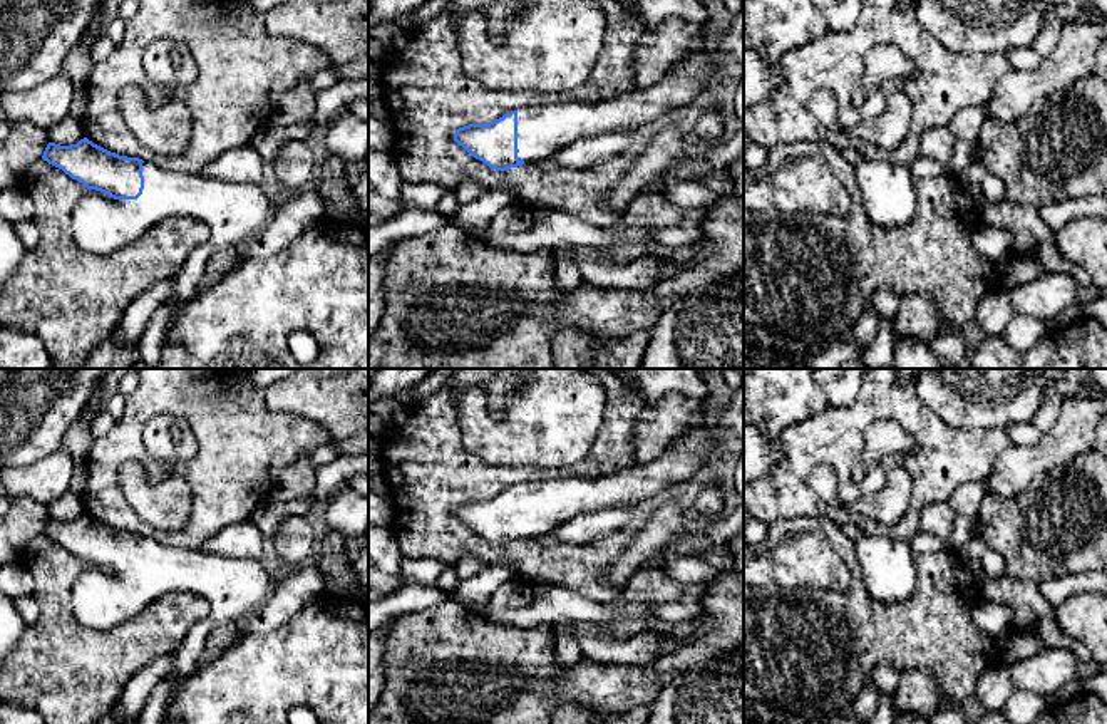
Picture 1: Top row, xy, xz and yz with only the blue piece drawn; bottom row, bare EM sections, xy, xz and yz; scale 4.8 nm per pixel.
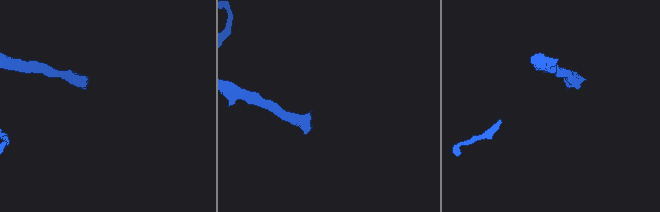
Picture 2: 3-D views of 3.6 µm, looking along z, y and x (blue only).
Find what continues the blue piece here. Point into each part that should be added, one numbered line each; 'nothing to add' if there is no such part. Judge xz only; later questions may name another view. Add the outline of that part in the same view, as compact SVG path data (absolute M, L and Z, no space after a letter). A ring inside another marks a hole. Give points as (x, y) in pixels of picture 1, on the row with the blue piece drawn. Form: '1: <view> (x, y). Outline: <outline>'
1: xz (543, 129). Outline: M744 8L732 17L730 30L717 44L675 64L655 85L636 87L606 102L564 101L517 109L517 158L533 164L554 156L559 149L579 139L610 132L636 132L640 126L690 106L710 85L715 72L729 64L744 65Z

